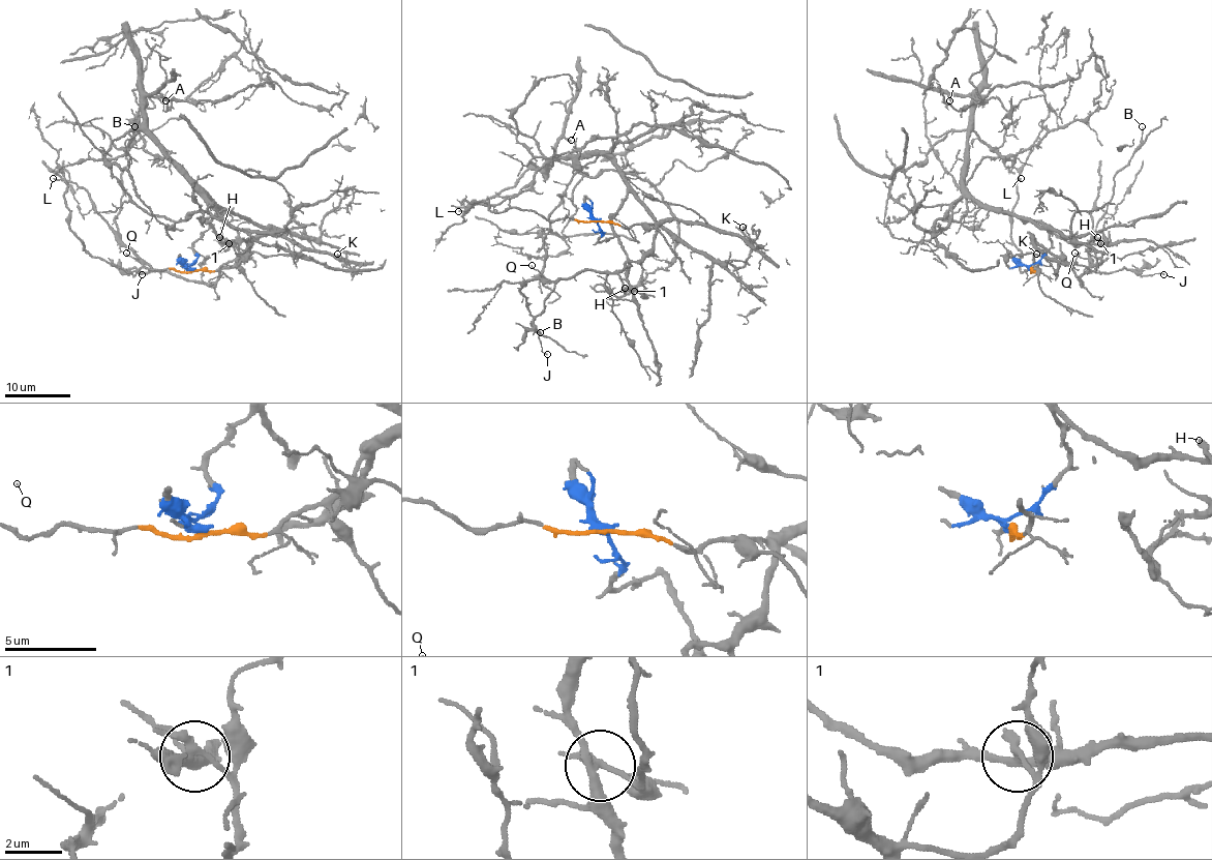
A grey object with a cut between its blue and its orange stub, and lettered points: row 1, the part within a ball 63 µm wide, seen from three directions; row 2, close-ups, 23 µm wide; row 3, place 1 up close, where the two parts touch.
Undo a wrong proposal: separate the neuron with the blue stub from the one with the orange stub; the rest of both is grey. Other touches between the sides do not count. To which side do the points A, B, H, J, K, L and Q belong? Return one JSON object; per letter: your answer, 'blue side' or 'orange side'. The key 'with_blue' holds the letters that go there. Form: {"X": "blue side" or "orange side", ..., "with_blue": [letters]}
{"A": "blue side", "B": "orange side", "H": "orange side", "J": "orange side", "K": "orange side", "L": "orange side", "Q": "orange side", "with_blue": ["A"]}

